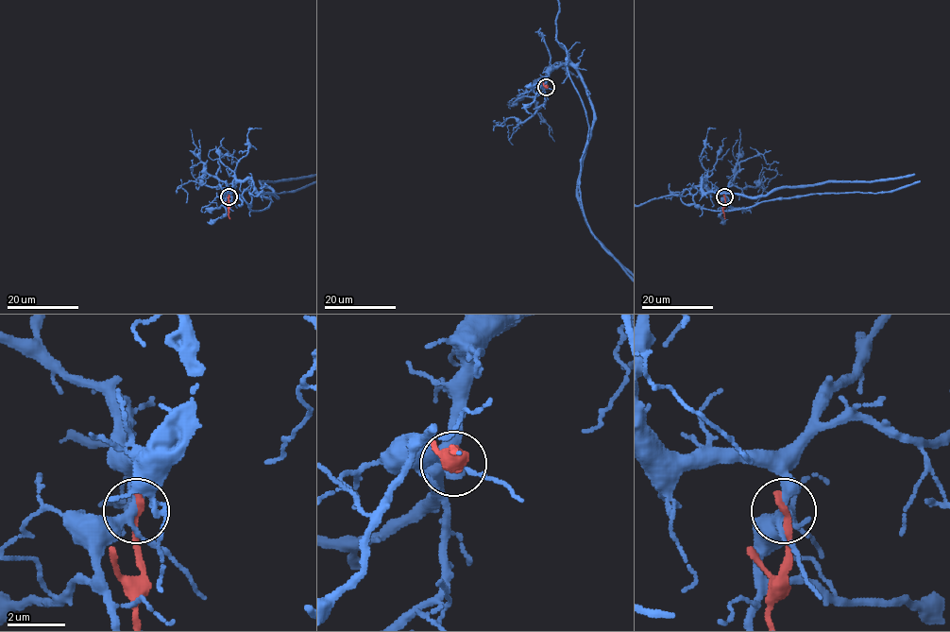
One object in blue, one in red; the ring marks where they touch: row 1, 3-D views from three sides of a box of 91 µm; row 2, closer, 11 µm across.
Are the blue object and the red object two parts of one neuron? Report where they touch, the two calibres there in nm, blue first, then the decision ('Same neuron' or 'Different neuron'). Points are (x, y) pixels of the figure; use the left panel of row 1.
Place: (229, 196). Thickness 280 nm (blue) against 280 nm. Different neuron

